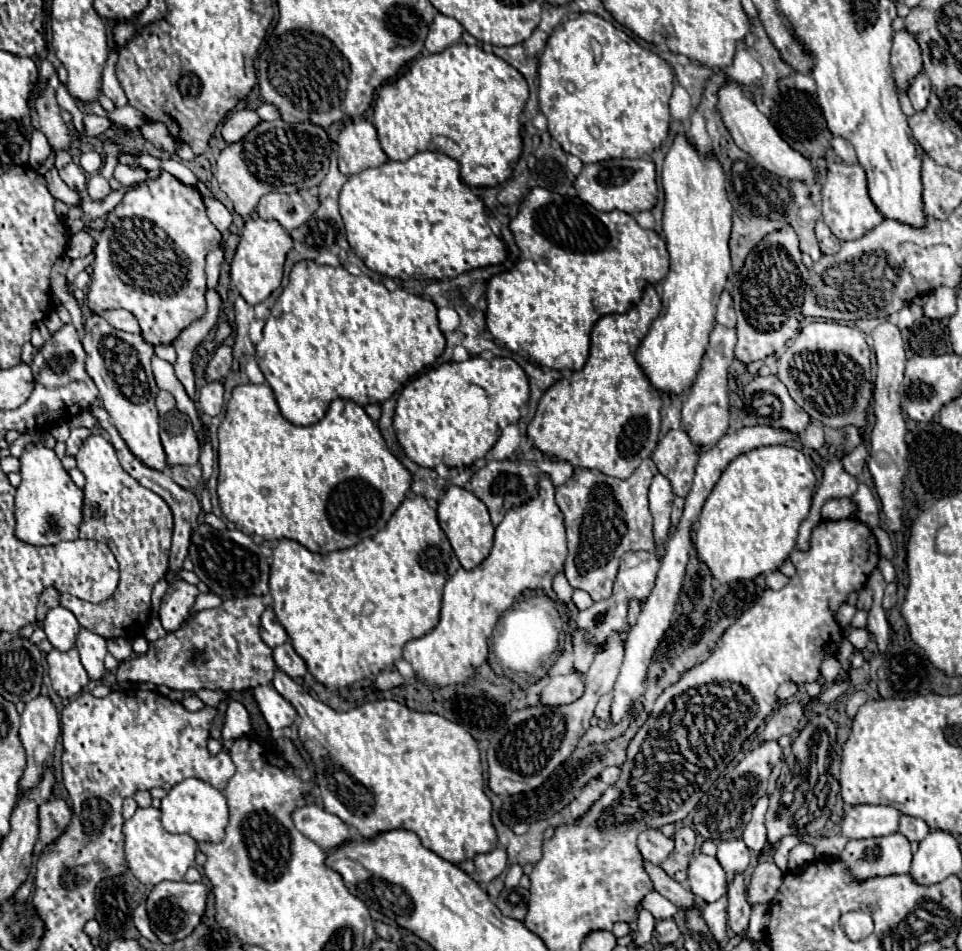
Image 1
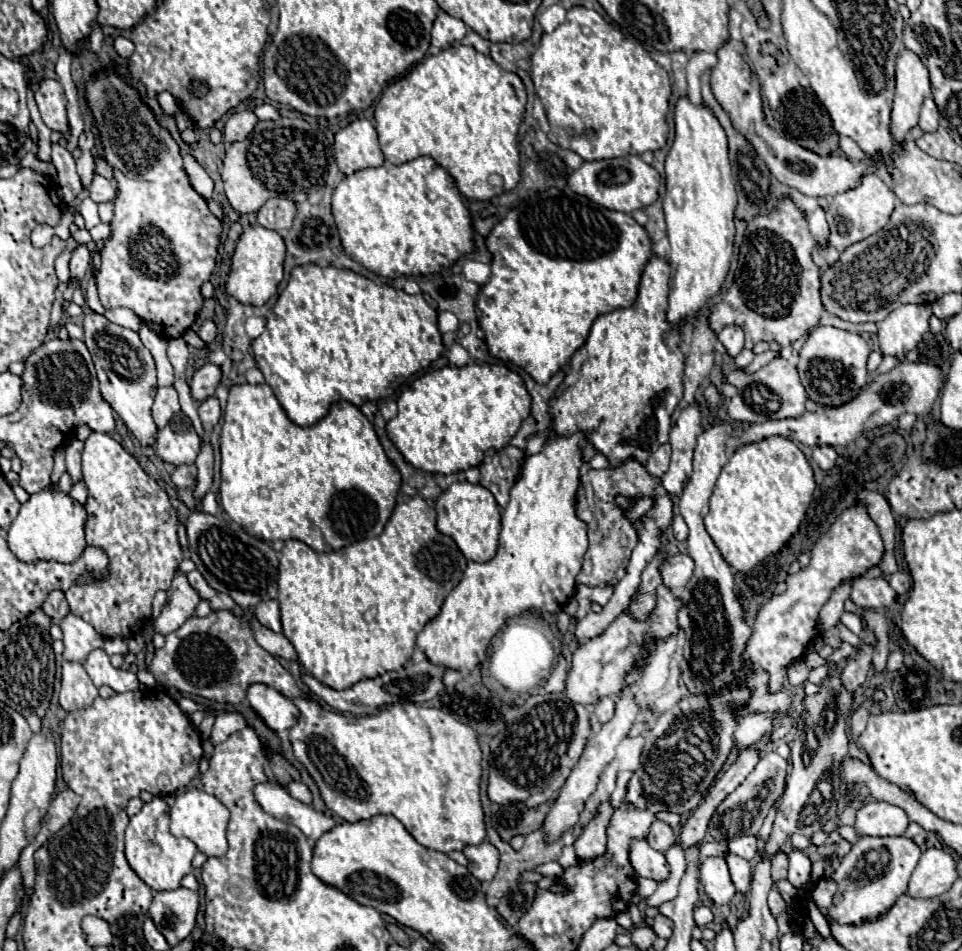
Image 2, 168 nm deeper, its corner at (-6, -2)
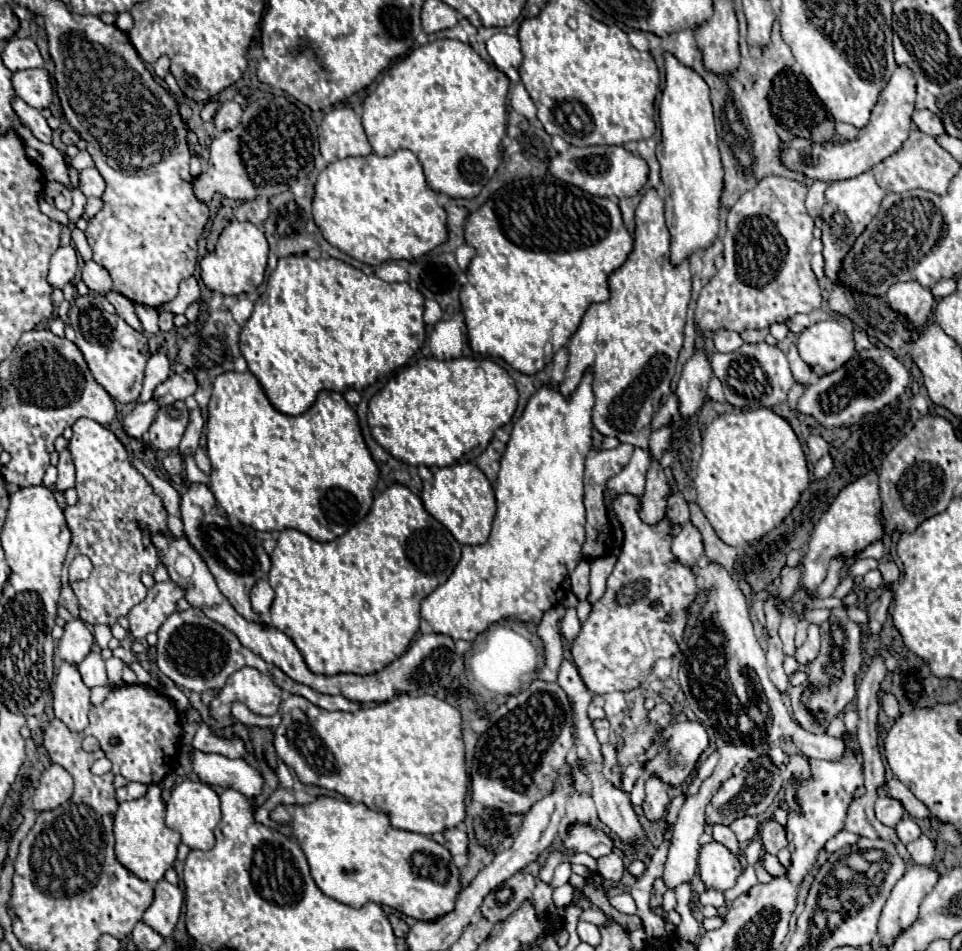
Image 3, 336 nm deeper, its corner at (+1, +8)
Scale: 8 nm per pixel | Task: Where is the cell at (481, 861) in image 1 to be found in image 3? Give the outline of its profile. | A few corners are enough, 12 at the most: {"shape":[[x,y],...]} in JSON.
{"shape":[[444,830],[446,848],[452,854],[468,854],[464,830]]}

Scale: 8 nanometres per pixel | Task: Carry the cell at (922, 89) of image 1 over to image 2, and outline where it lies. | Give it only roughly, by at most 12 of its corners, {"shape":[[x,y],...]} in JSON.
{"shape":[[927,96],[921,108],[919,128],[935,132],[939,112],[933,96]]}

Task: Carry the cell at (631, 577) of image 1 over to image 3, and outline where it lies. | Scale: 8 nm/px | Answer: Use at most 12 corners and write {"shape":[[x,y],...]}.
{"shape":[[690,522],[672,540],[682,566],[708,562],[702,538]]}

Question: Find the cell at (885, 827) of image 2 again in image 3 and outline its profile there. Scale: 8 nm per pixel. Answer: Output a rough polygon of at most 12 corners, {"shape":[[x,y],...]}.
{"shape":[[878,796],[876,818],[884,826],[896,826],[904,814],[900,802]]}

